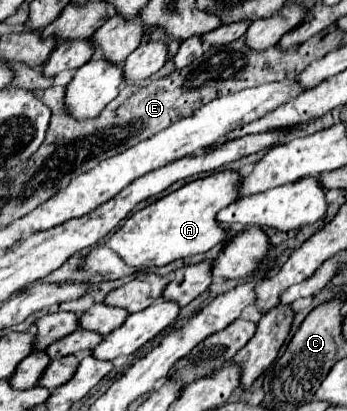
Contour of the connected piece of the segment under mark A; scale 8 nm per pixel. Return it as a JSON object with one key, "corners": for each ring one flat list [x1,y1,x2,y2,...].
{"corners":[[221,170,147,204,143,210,129,216,105,244,95,246,81,266,93,274,109,274,109,280,115,280,145,270,147,266,165,266,173,260,211,250,227,238,227,230,217,220,217,212,239,198,237,188,241,188,241,180,243,176,239,172]]}

